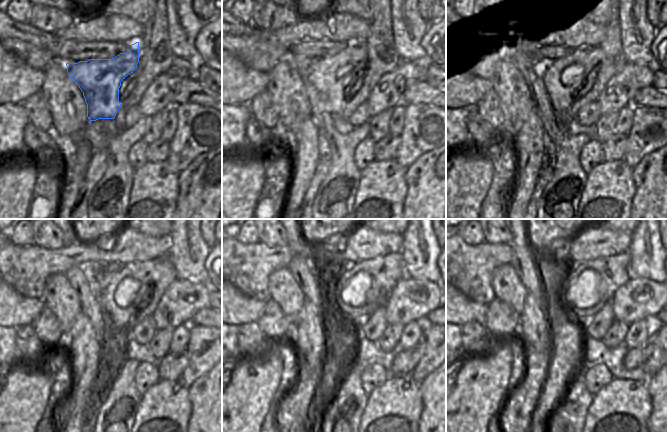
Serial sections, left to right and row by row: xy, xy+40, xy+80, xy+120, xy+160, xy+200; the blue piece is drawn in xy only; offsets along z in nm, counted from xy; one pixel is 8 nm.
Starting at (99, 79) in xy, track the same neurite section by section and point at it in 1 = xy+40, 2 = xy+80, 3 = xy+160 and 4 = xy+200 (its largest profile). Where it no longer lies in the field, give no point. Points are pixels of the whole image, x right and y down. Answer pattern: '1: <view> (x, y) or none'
1: xy+40 (321, 72)
2: xy+80 (583, 53)
3: xy+160 (386, 272)
4: xy+200 (613, 270)

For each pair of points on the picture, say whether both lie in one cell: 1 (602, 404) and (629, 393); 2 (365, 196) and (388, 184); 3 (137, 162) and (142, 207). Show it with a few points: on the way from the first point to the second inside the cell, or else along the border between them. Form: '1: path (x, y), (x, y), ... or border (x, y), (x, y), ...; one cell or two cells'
1: path (609, 404), (618, 404), (622, 400); one cell
2: path (371, 196), (377, 195), (382, 190); one cell
3: border (146, 162), (135, 169); two cells

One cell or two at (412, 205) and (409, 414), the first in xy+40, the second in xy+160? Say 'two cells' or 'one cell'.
two cells

